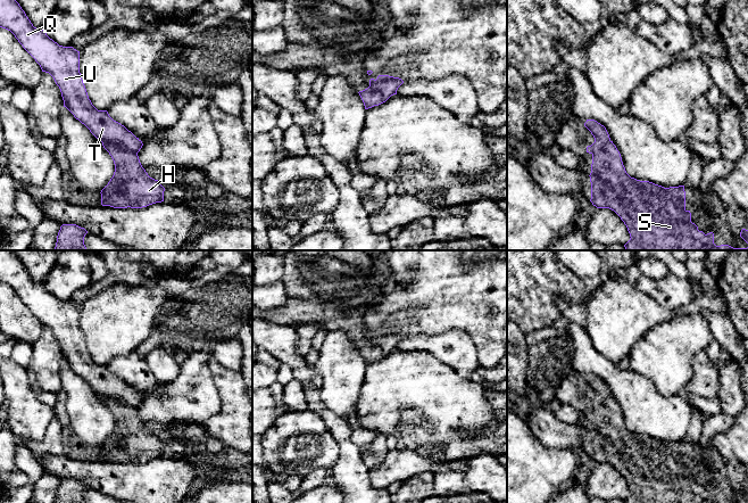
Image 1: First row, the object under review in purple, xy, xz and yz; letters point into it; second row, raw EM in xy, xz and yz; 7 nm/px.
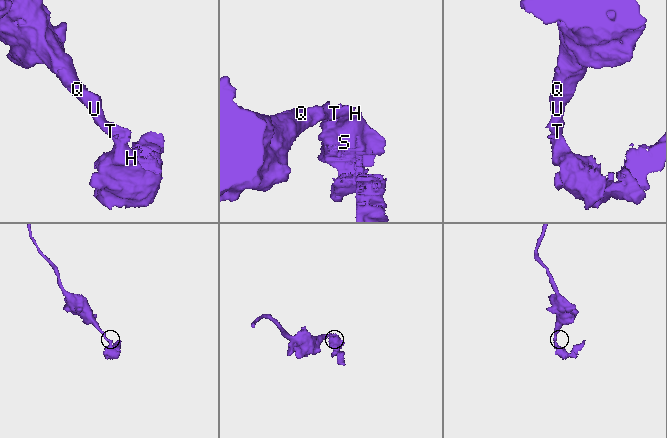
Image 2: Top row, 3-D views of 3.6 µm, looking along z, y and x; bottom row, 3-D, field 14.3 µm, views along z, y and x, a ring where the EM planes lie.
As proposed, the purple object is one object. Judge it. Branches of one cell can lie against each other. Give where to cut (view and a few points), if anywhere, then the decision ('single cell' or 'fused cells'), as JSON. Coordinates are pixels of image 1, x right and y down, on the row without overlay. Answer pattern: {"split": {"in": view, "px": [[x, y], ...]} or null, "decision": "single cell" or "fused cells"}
{"split": {"in": "xy", "px": [[102, 396], [117, 397], [136, 409]]}, "decision": "fused cells"}

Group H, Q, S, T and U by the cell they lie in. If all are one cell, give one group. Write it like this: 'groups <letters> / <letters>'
groups H S / Q T U

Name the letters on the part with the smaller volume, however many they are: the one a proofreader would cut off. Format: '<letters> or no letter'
H, S

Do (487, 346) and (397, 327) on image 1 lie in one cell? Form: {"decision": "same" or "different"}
{"decision": "same"}

